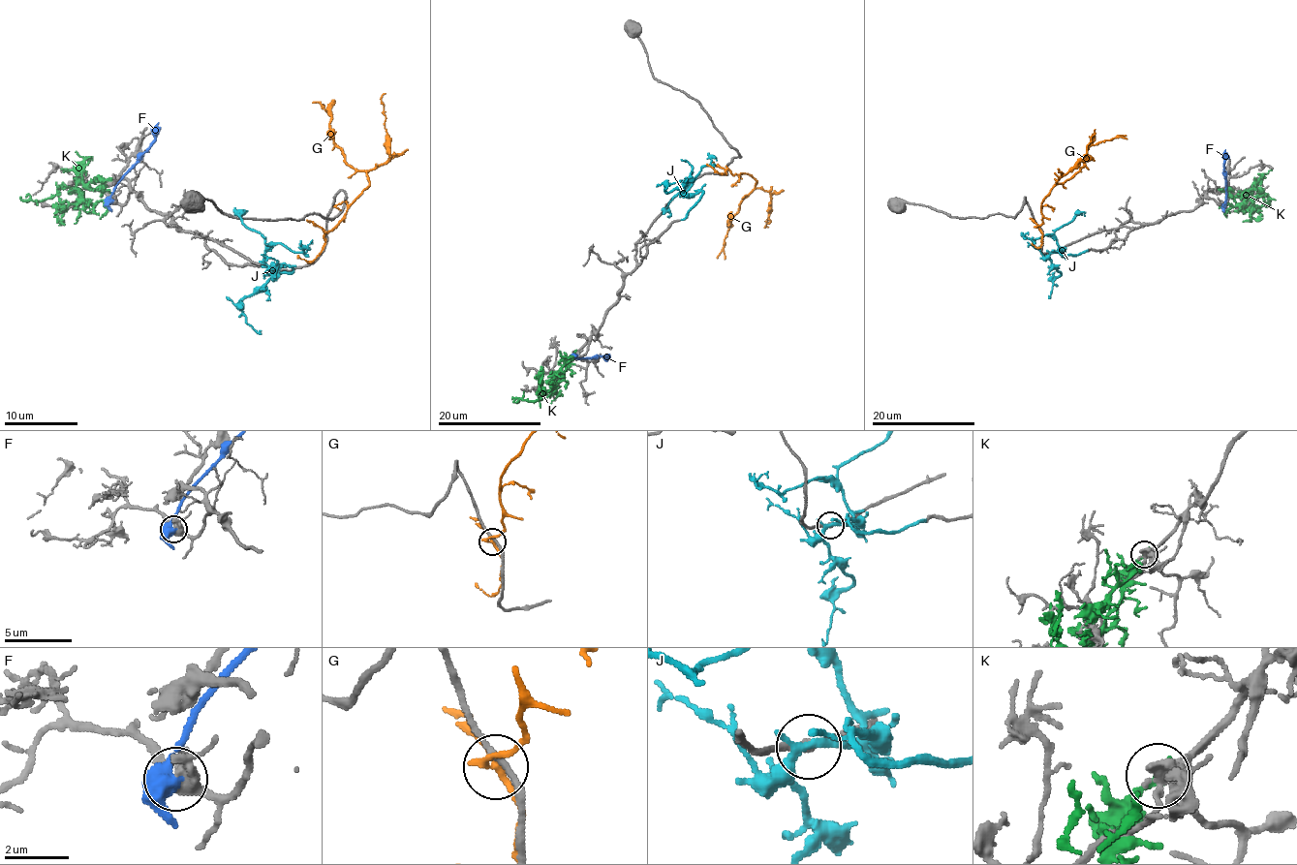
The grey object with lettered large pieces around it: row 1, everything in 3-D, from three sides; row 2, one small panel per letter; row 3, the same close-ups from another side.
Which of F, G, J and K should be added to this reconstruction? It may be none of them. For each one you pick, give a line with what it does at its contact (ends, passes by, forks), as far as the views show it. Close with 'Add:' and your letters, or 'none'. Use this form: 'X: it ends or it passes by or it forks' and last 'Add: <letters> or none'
J: it forks
Add: J

